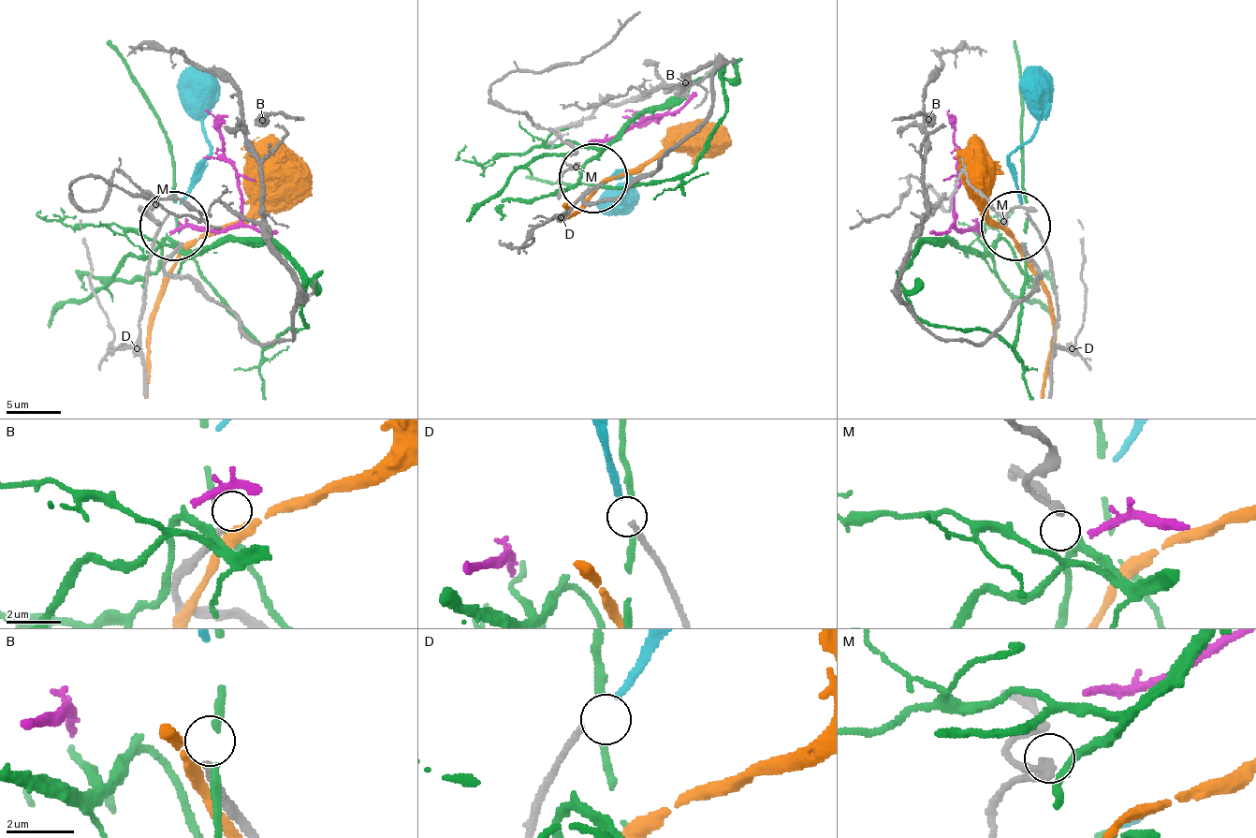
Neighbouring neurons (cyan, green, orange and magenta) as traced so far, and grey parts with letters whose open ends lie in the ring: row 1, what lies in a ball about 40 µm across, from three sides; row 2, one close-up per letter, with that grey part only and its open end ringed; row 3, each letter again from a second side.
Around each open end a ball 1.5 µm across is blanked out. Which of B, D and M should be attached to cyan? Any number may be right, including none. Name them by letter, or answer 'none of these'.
D

